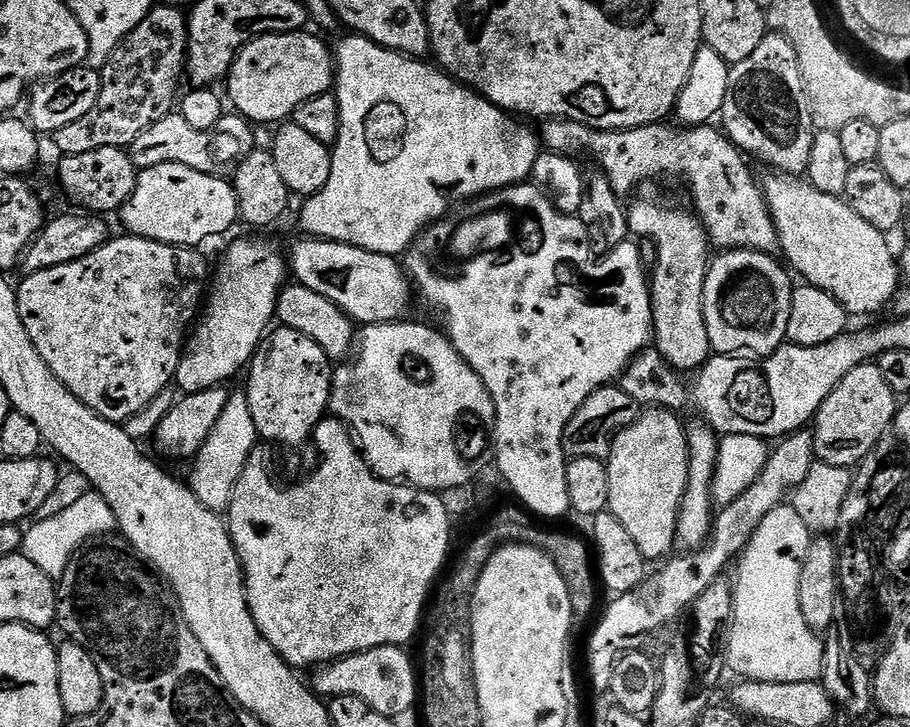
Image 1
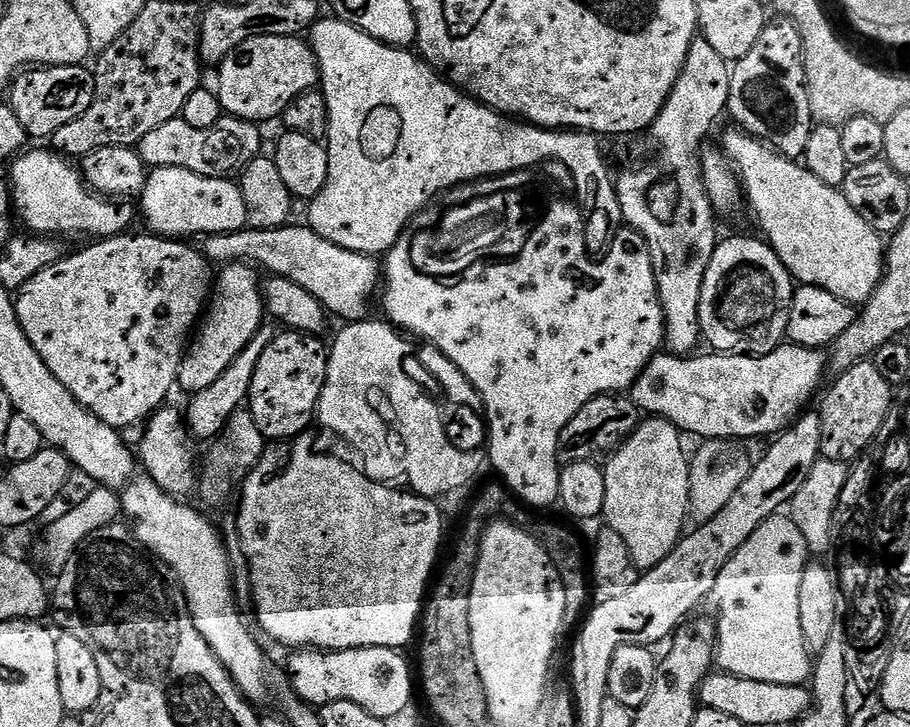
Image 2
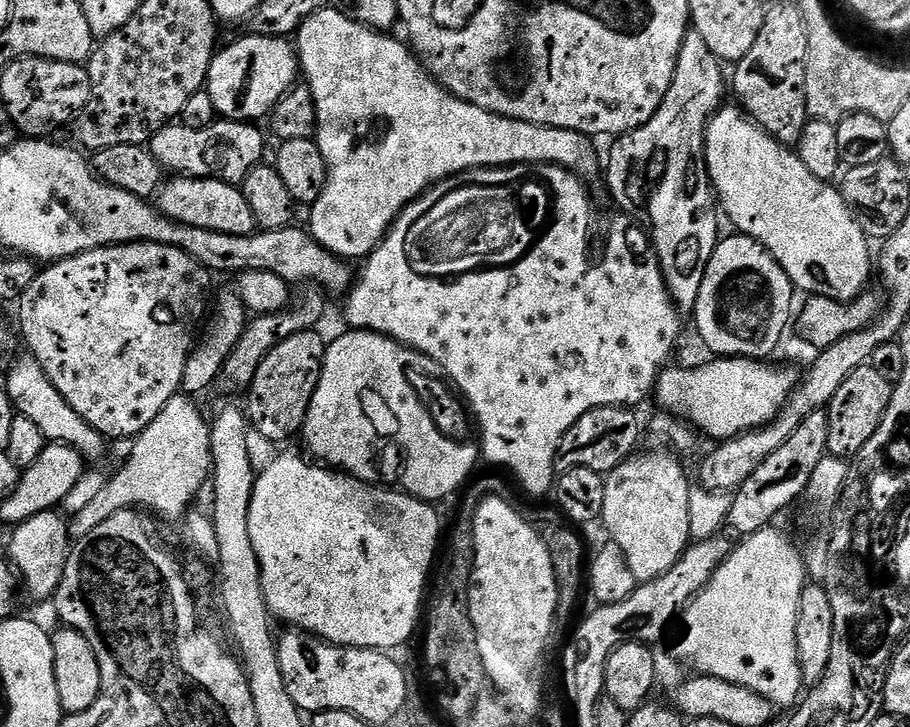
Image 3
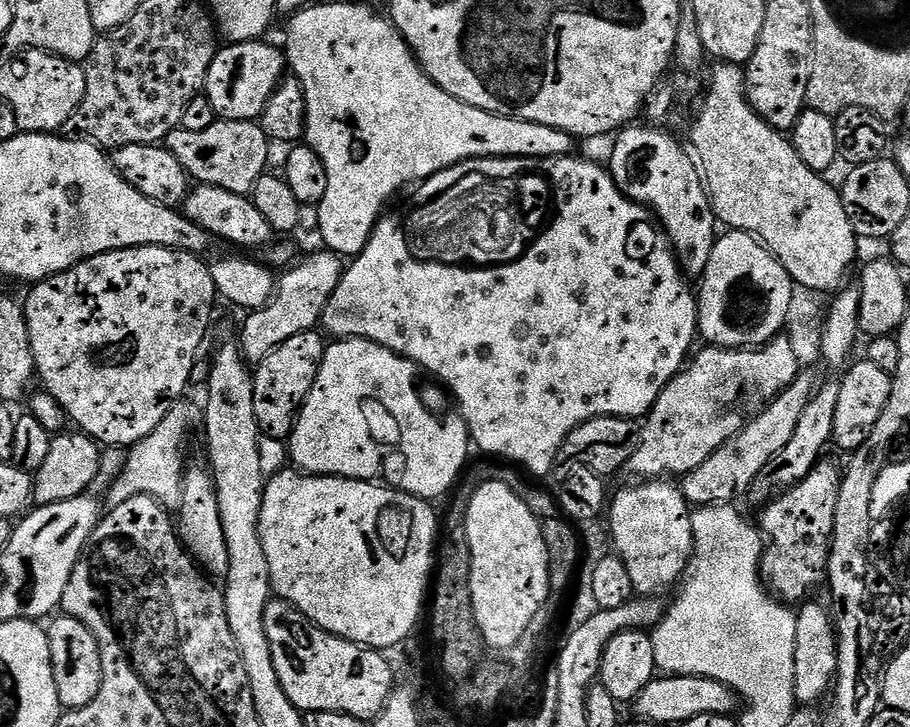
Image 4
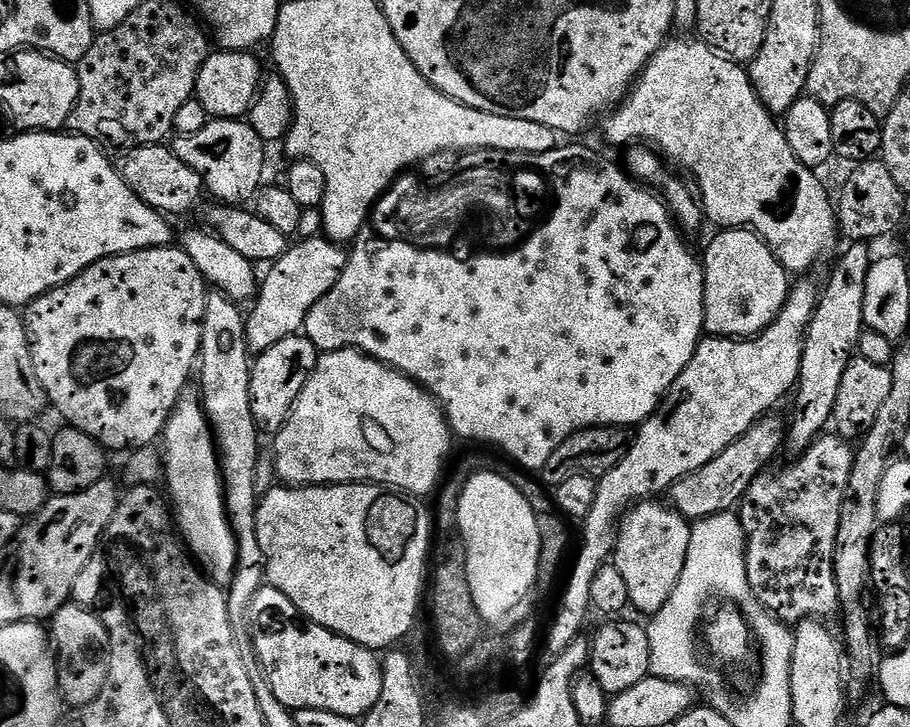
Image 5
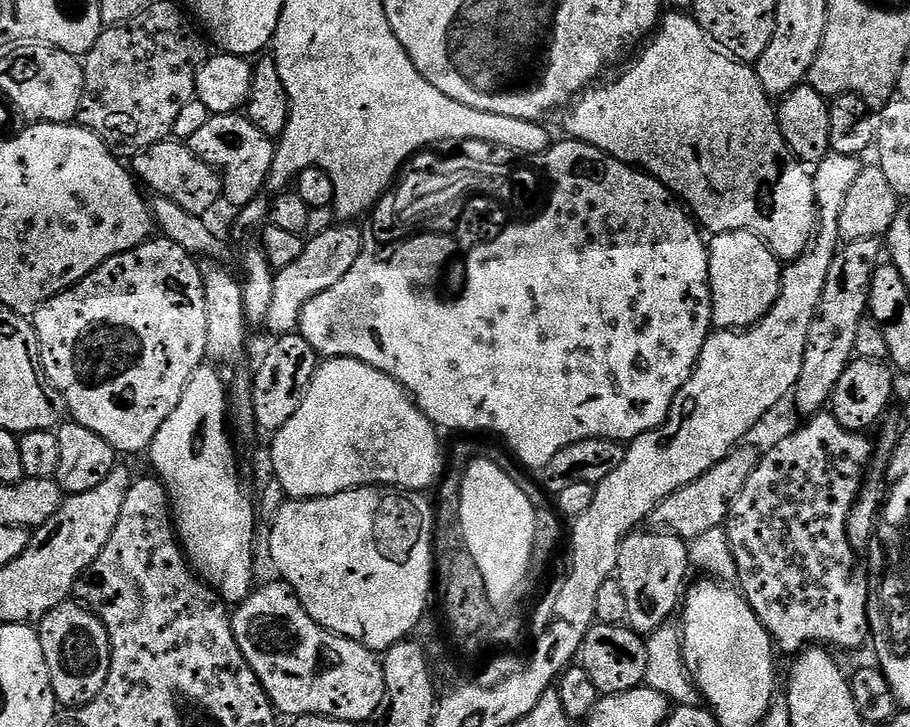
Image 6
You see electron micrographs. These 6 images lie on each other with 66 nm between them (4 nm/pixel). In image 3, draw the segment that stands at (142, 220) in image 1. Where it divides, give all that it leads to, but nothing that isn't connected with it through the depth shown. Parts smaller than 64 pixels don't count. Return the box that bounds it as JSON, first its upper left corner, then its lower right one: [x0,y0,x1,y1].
[158,175,258,236]

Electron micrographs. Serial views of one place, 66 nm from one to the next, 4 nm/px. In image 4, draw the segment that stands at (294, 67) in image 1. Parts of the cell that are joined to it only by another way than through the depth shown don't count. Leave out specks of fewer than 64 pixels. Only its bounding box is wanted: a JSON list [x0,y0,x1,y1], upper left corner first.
[203,39,286,121]

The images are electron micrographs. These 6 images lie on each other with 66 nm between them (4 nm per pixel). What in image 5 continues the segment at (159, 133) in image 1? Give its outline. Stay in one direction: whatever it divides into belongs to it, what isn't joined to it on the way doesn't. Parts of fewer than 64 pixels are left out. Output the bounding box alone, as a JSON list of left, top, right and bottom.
[174,118,266,206]

